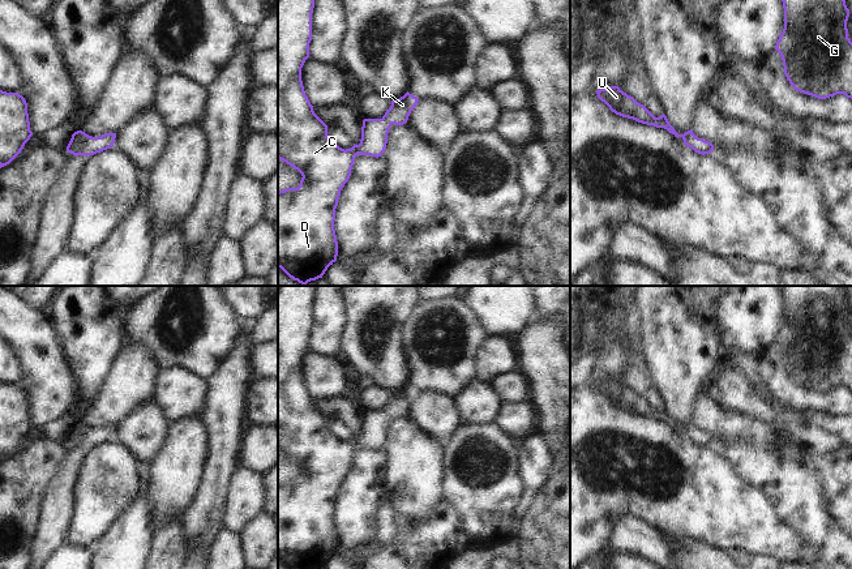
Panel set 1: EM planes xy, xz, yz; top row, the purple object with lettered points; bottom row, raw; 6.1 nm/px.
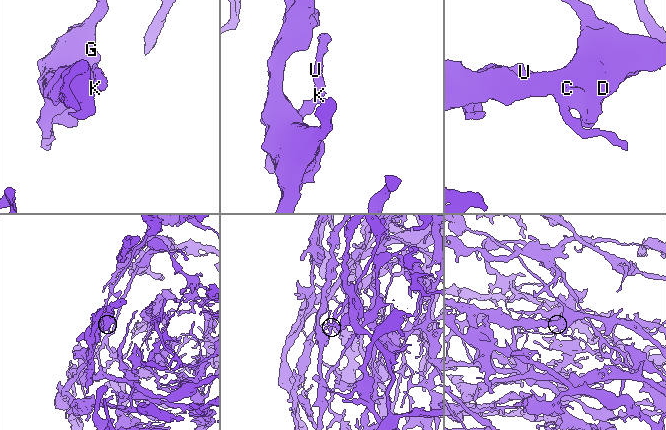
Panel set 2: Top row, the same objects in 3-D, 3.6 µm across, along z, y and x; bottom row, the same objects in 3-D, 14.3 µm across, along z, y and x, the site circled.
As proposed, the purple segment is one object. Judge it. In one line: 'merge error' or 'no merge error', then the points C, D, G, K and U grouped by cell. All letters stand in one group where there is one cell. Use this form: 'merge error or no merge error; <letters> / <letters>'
no merge error; C D G K U

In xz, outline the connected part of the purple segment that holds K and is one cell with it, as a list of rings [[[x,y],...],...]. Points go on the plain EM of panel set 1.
[[[278,286],[278,452],[292,458],[303,469],[297,480],[278,484],[278,560],[288,569],[322,569],[327,560],[337,553],[335,501],[341,483],[351,469],[356,448],[381,449],[386,441],[390,419],[406,416],[419,394],[419,390],[407,384],[399,392],[391,393],[390,401],[381,411],[364,411],[360,436],[354,436],[351,441],[344,442],[327,429],[327,418],[314,406],[301,373],[301,360],[309,350],[309,335],[312,333],[314,287]]]

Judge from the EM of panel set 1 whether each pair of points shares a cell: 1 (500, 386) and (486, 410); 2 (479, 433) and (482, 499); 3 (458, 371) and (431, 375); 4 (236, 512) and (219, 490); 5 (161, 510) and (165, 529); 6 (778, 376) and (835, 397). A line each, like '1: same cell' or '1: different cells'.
1: different cells
2: same cell
3: same cell
4: different cells
5: different cells
6: same cell

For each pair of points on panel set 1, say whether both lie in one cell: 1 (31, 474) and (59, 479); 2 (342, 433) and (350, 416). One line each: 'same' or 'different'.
1: different
2: different

